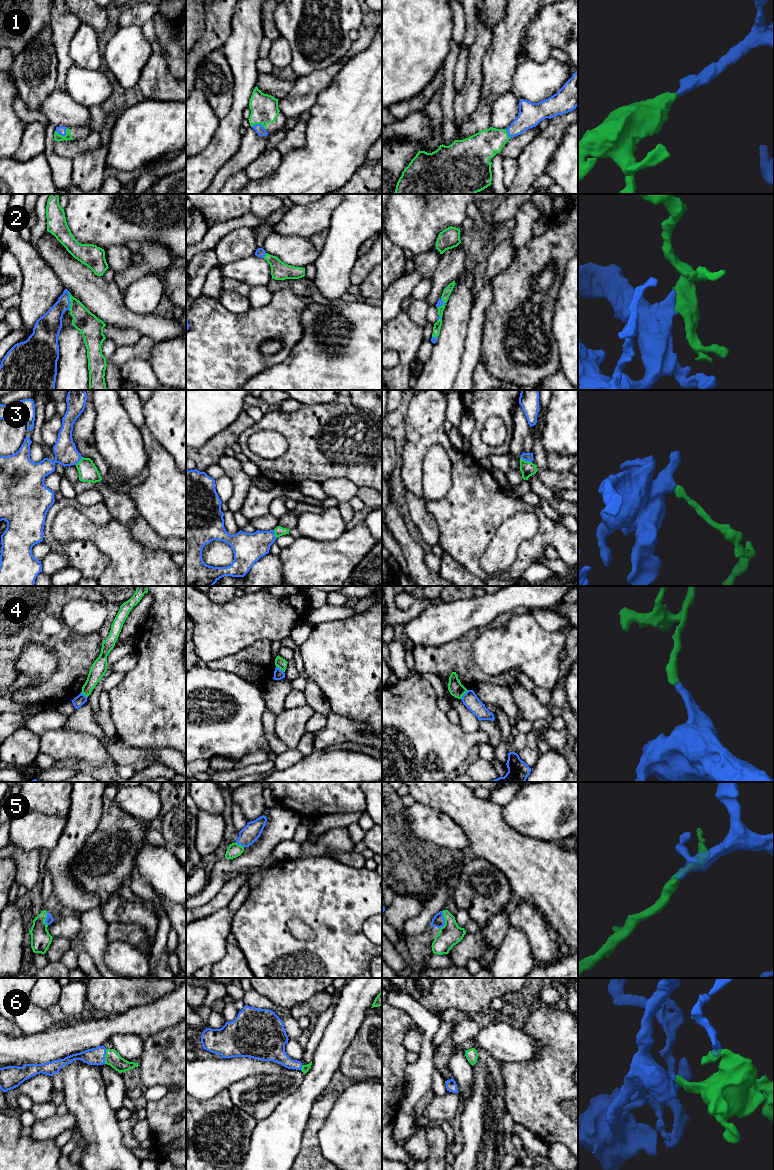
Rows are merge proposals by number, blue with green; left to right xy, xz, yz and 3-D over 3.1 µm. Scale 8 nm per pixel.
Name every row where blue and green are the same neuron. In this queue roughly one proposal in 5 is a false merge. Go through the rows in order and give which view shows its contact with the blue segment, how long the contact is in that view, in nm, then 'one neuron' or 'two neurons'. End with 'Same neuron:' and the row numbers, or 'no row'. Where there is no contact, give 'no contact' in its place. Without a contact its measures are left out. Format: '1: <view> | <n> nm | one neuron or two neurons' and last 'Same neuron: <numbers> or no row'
1: xy | 110 nm | one neuron
2: xy | 150 nm | one neuron
3: yz | 100 nm | two neurons
4: yz | 100 nm | two neurons
5: yz | 150 nm | one neuron
6: xy | 120 nm | one neuron
Same neuron: 1, 2, 5, 6

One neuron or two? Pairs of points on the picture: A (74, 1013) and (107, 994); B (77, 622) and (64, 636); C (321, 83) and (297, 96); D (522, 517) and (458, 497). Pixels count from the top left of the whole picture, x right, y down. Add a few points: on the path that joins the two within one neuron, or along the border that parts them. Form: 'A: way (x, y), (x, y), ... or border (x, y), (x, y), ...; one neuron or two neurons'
A: border (86, 988), (87, 1000); two neurons
B: border (62, 607), (62, 620), (71, 629), (94, 632); two neurons
C: way (315, 83), (303, 93); one neuron
D: border (537, 516), (531, 512), (517, 511), (497, 530); two neurons

